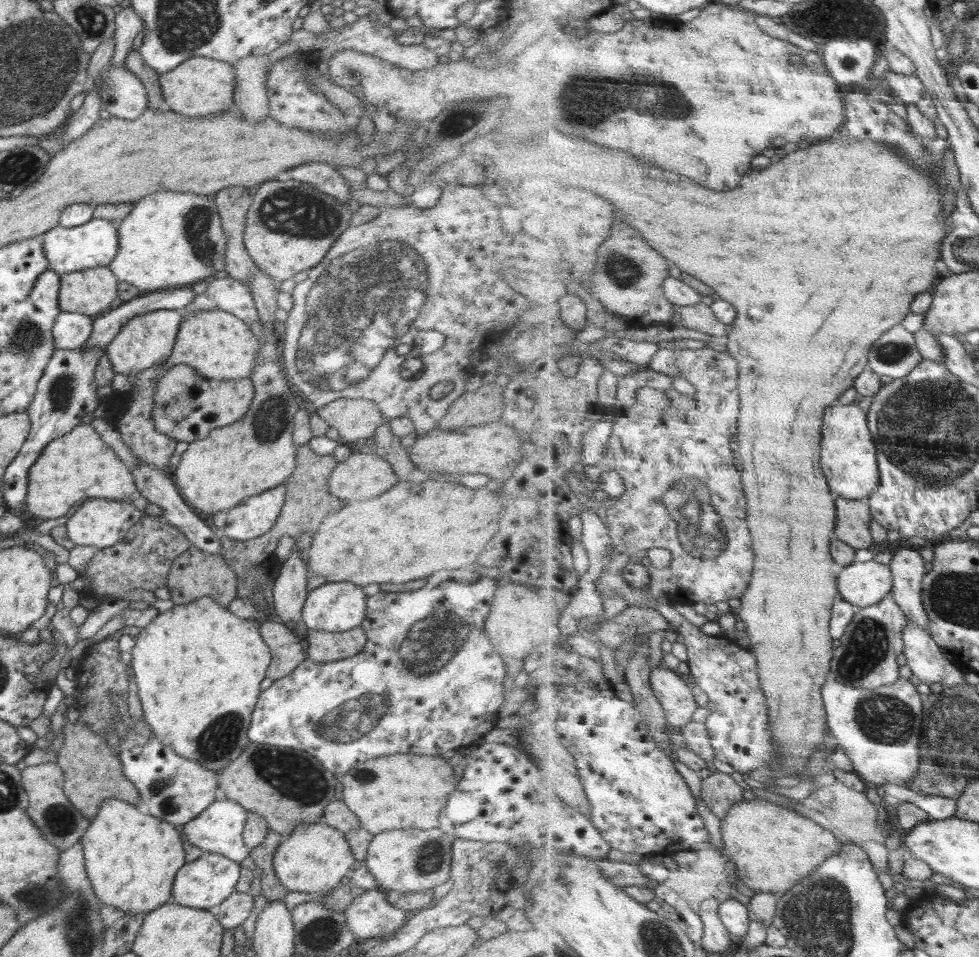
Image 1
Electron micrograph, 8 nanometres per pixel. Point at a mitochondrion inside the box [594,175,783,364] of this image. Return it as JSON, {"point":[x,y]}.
{"point":[627,271]}

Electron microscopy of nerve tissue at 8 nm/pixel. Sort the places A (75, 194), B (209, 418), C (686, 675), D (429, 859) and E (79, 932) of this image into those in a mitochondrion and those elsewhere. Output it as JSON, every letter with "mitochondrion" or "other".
{"A":"other","B":"other","C":"other","D":"mitochondrion","E":"mitochondrion"}

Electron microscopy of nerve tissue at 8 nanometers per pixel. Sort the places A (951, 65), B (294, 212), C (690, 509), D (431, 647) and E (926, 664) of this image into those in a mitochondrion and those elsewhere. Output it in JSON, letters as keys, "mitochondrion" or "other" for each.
{"A":"other","B":"mitochondrion","C":"mitochondrion","D":"mitochondrion","E":"other"}

